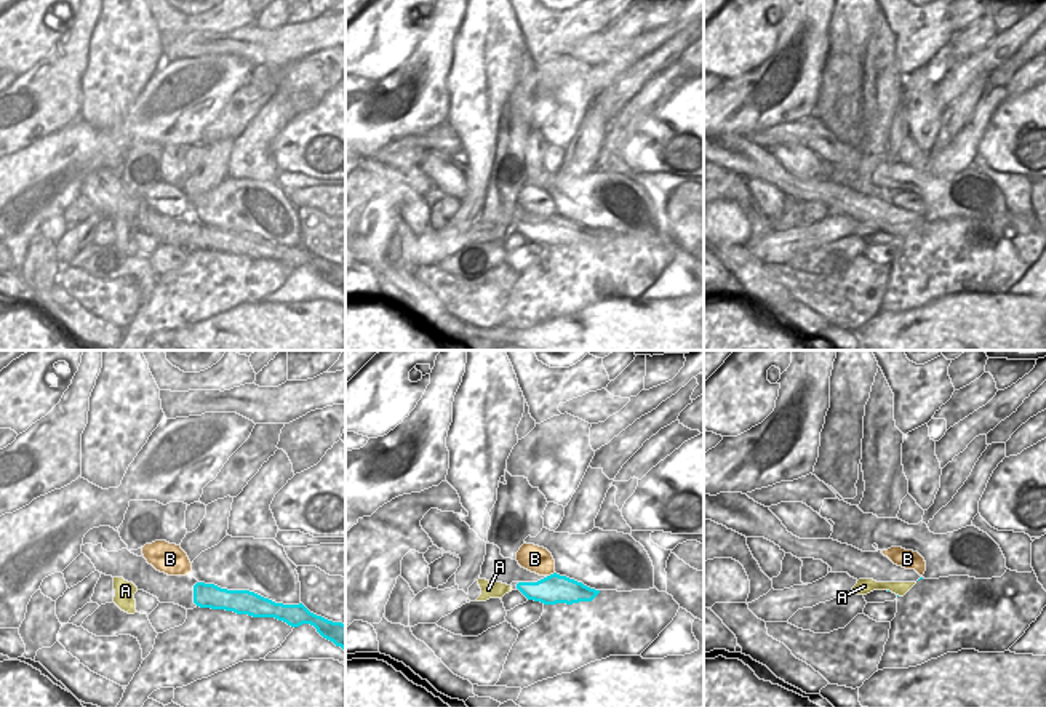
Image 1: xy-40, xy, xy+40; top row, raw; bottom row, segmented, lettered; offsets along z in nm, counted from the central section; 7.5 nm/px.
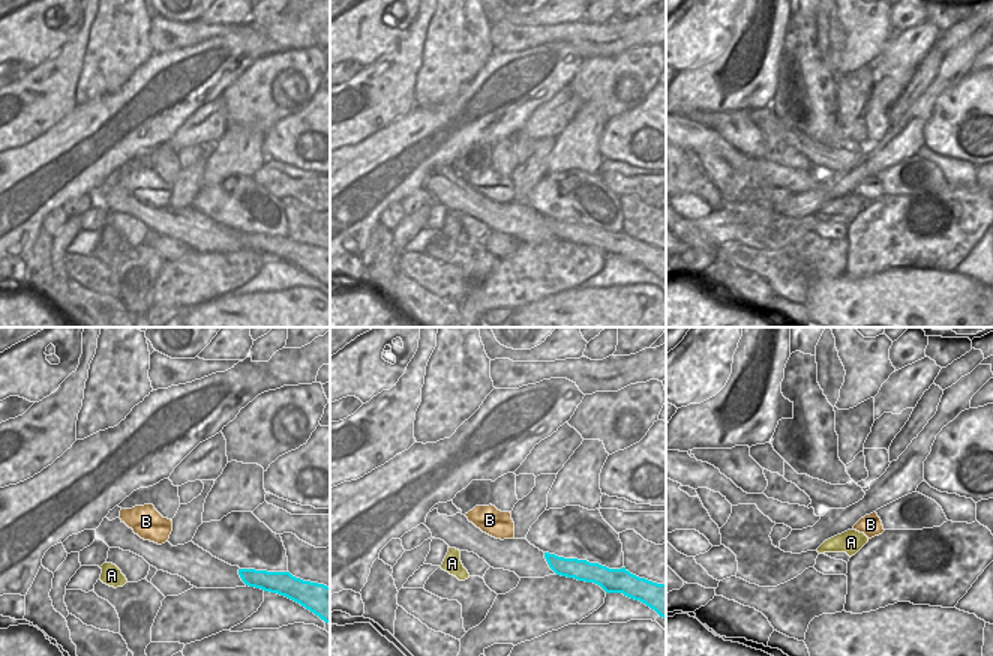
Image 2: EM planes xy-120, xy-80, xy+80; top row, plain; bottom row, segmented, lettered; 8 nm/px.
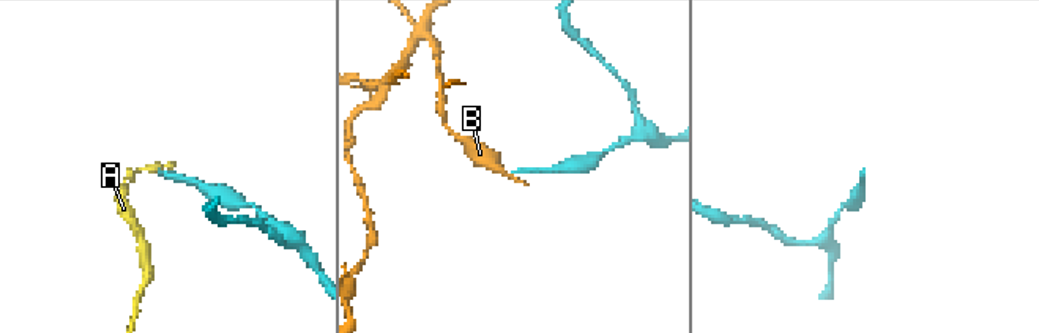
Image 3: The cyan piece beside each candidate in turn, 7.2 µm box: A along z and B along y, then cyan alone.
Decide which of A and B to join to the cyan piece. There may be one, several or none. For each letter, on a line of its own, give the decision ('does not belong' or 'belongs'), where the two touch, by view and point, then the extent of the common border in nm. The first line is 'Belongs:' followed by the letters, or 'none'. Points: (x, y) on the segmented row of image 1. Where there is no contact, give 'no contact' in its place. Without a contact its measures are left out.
Belongs: none
A: does not belong | no contact
B: does not belong | xy (550, 575) | 70 nm

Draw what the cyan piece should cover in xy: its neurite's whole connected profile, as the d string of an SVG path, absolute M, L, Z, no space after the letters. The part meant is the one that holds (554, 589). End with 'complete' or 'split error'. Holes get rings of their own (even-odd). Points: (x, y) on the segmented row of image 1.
M489 542L486 544L480 579L507 585L515 582L528 600L544 605L592 601L600 593L600 590L557 573L550 576L531 573L521 568L517 560L504 558L501 549Z; split error

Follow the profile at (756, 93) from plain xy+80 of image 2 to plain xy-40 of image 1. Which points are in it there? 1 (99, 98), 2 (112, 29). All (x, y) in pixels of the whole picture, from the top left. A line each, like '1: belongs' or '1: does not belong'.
1: does not belong
2: does not belong

